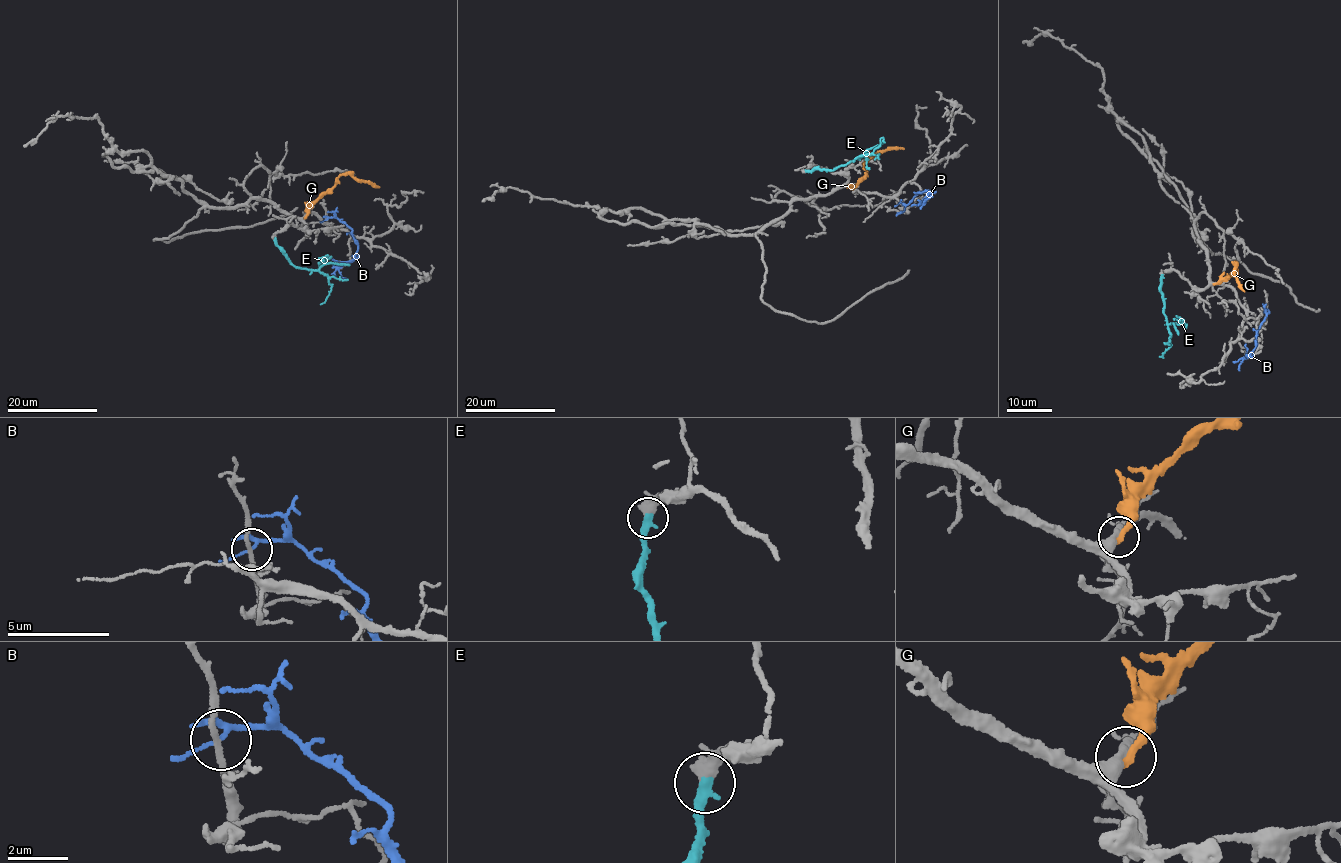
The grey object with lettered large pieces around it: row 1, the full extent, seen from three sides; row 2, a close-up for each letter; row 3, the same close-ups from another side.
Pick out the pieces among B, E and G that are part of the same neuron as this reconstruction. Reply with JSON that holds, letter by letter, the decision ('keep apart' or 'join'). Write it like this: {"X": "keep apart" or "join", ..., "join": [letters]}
{"B": "keep apart", "E": "join", "G": "keep apart", "join": ["E"]}

